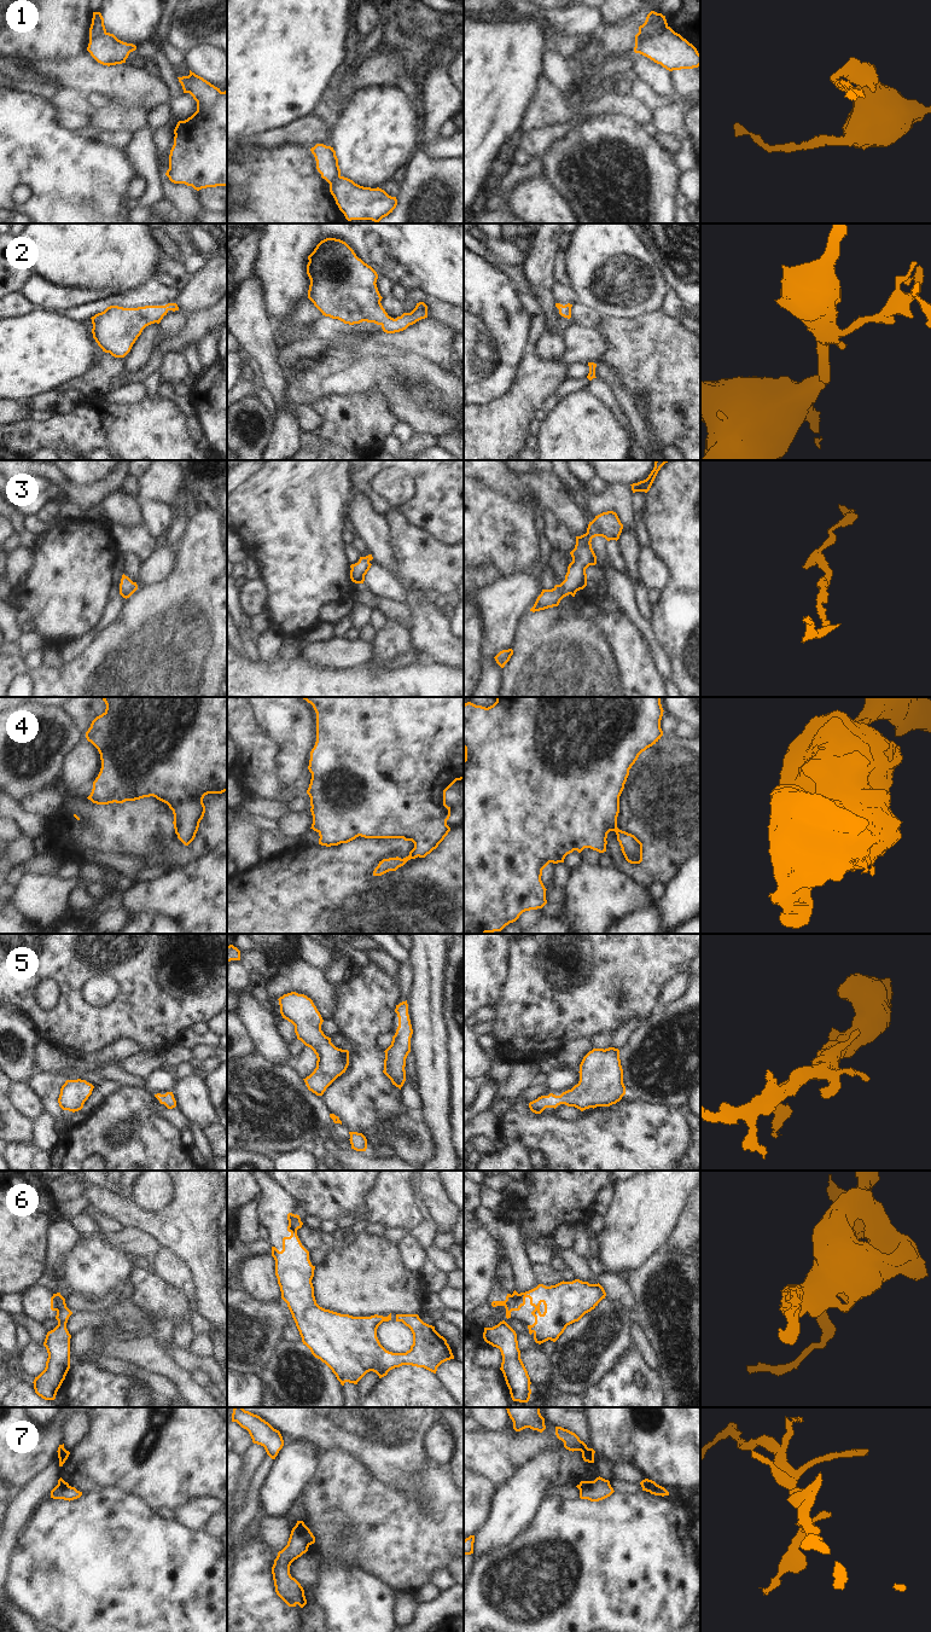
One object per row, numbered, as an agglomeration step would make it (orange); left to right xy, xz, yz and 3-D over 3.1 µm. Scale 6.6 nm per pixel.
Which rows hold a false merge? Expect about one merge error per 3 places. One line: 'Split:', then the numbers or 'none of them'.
Split: 1, 6, 7

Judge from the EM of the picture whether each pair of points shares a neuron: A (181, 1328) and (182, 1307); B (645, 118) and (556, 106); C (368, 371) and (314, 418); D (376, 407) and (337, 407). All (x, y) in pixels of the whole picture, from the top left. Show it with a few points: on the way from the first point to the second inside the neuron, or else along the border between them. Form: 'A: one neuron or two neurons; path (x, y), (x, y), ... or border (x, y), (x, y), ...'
A: two neurons; border (186, 1320), (175, 1323)
B: one neuron; path (623, 105), (577, 108)
C: two neurons; border (298, 405), (296, 408), (296, 420), (303, 431)
D: one neuron; path (366, 407), (347, 407)

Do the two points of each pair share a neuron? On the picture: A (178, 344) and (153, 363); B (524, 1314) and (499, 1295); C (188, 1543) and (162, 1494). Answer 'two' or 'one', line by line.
A: one
B: one
C: two

